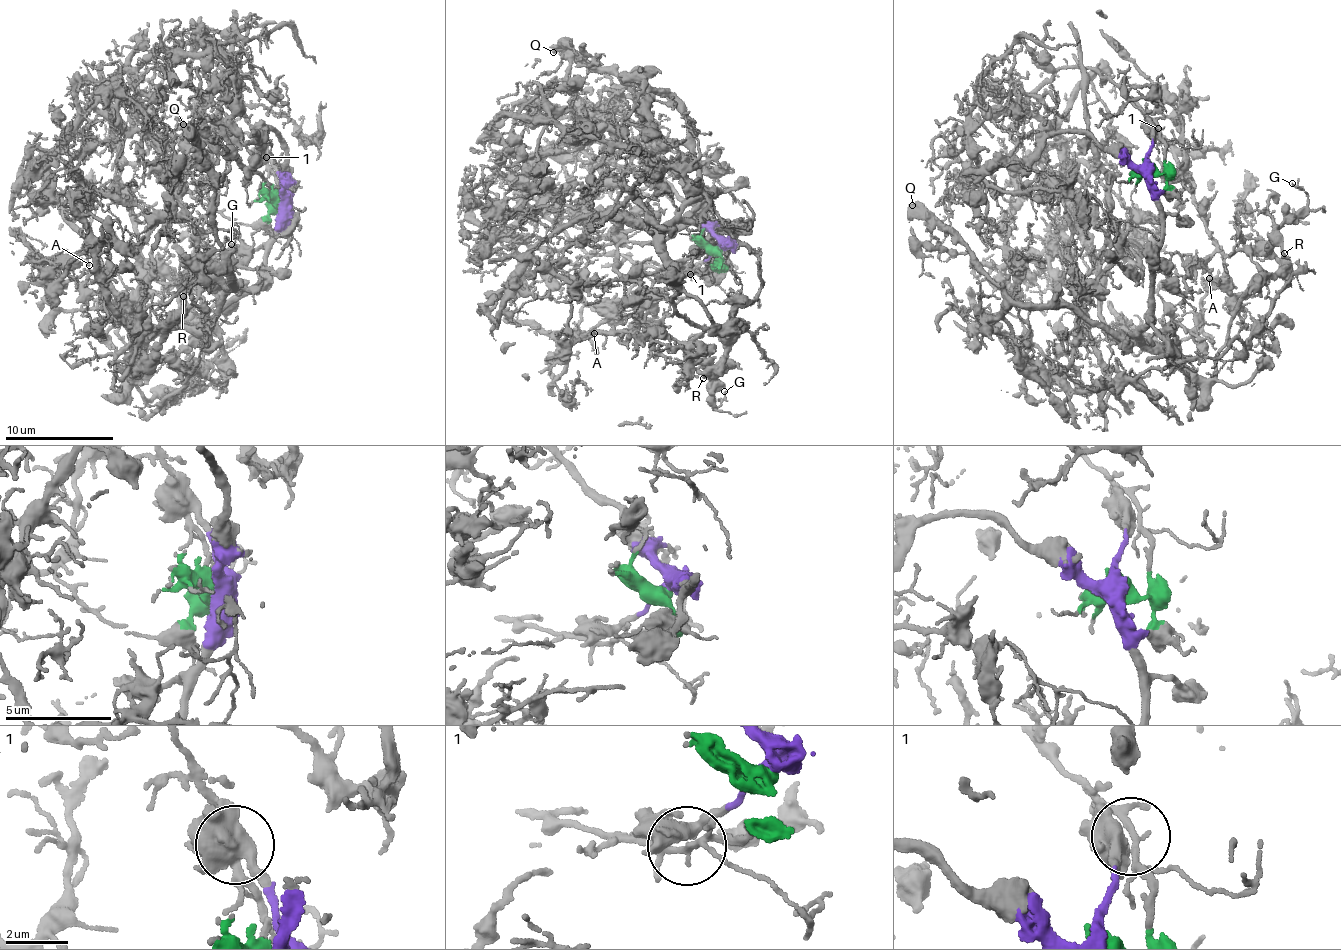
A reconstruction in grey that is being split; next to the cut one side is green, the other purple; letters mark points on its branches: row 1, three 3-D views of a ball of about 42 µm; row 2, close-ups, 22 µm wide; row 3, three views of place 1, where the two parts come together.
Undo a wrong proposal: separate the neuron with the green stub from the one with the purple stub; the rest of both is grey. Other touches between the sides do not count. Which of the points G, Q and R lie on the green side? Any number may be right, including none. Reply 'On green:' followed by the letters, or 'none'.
On green: G

